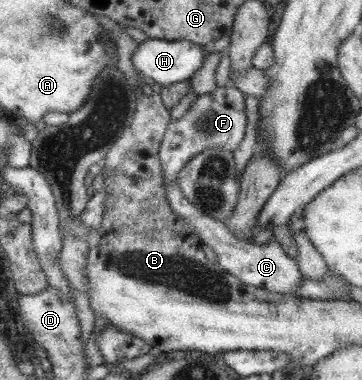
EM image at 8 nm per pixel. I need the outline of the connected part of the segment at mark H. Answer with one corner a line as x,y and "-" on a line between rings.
148,38
140,42
134,49
130,58
134,73
147,76
155,84
160,86
170,85
176,82
188,81
194,73
202,66
204,46
187,40
164,40

